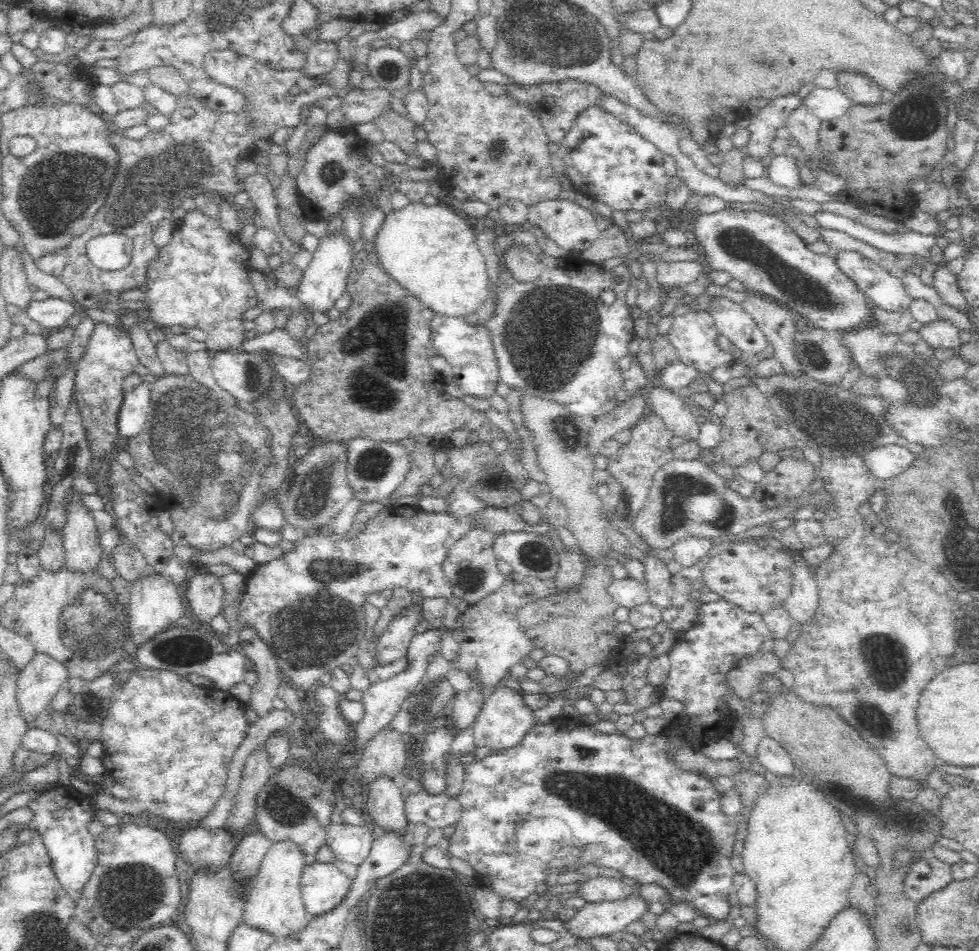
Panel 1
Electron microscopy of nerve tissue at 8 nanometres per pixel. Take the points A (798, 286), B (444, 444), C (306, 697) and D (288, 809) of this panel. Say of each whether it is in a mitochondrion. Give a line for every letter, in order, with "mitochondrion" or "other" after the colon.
A: mitochondrion
B: other
C: other
D: mitochondrion

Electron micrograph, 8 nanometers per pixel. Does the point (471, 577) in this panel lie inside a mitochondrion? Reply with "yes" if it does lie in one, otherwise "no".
yes

